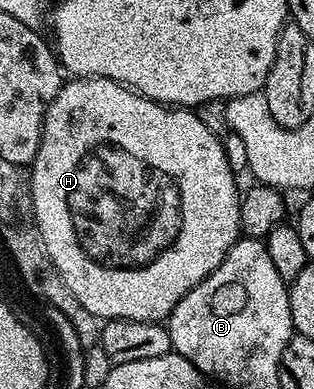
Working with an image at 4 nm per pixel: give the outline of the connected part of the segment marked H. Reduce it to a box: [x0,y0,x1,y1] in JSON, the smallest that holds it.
[29,76,241,323]

